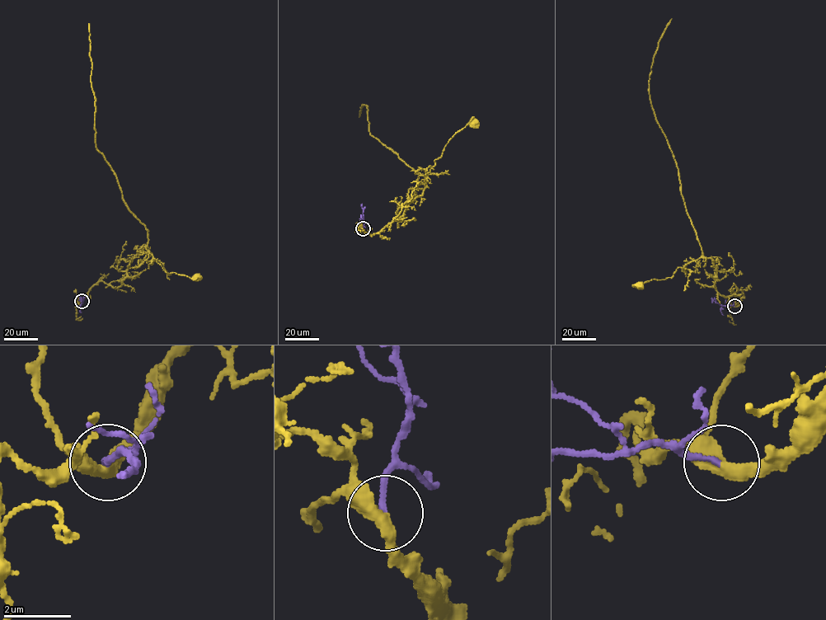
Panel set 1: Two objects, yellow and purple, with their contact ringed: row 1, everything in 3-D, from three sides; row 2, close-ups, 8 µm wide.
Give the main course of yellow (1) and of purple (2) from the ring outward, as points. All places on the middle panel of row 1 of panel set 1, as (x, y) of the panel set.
1: (363, 228), (371, 235), (380, 232), (403, 204), (420, 196), (445, 145), (469, 123), (474, 125)
2: (363, 228), (365, 207)

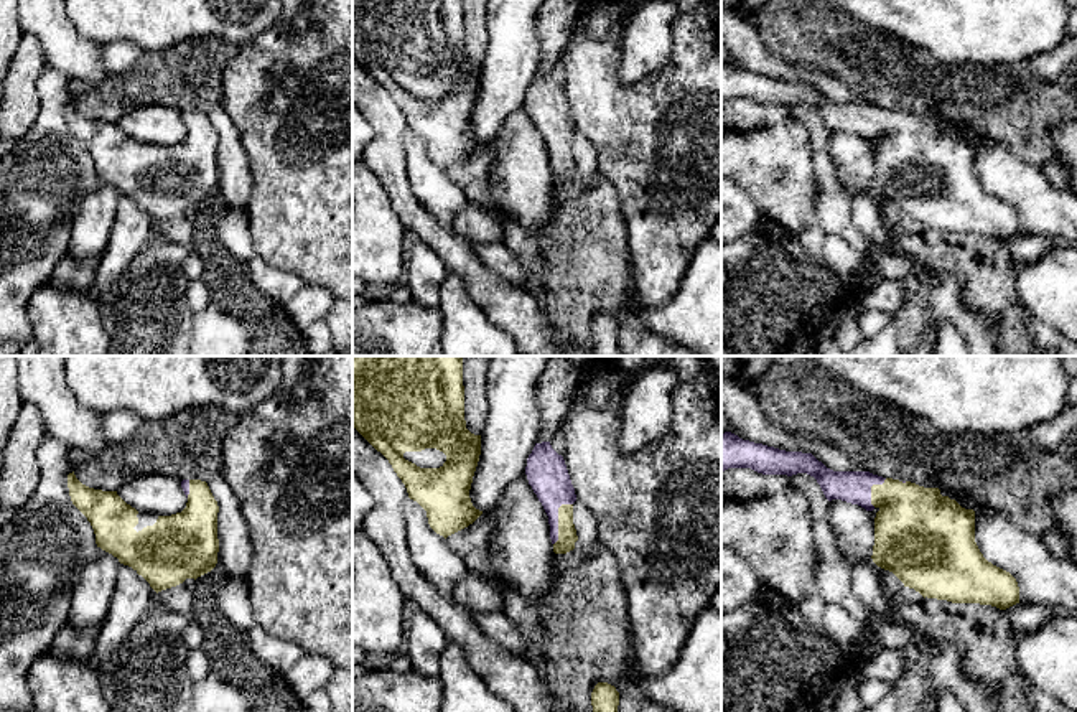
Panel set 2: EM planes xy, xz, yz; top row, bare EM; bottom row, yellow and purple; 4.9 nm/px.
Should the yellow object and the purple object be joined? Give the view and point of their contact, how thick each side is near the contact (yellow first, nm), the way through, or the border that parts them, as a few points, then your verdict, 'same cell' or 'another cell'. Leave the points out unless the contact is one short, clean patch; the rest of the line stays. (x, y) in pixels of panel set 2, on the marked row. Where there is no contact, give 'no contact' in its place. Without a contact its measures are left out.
meets yellow in xz at (559, 519); 100 nm thick on the yellow side, 200 nm on the other; runs through xz (567, 534), (559, 519), (557, 493), (545, 470); same cell

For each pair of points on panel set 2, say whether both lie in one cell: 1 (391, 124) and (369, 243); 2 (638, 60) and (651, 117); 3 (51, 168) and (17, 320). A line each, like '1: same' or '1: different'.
1: different
2: different
3: same

